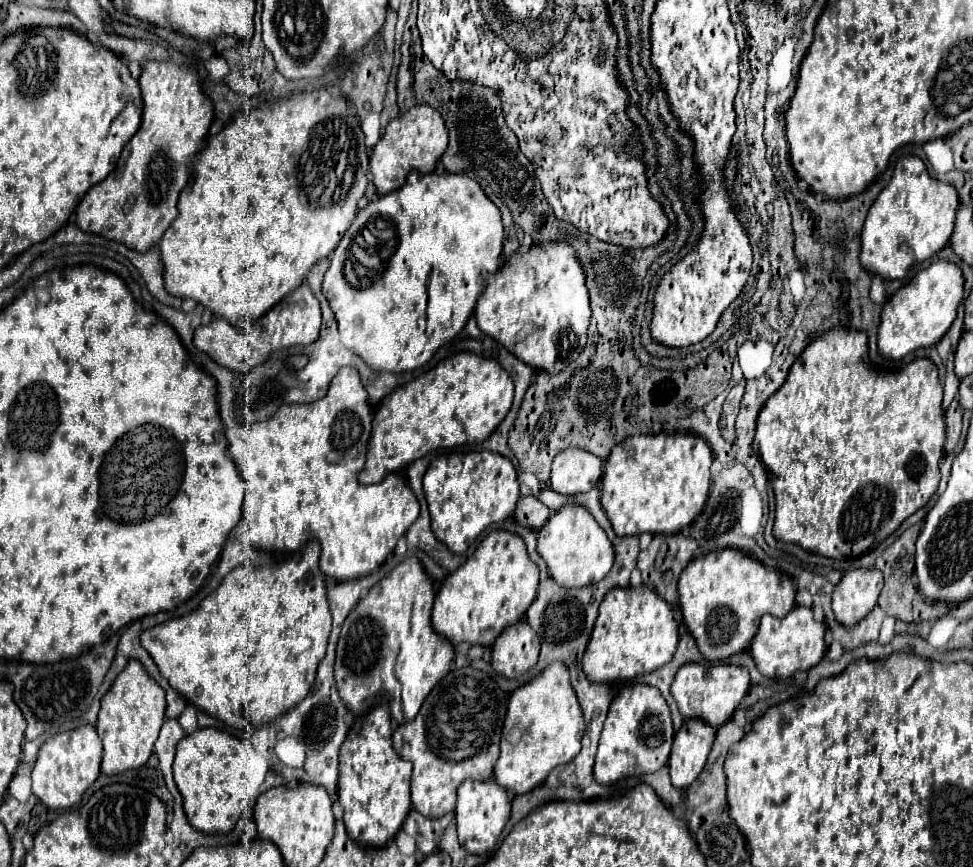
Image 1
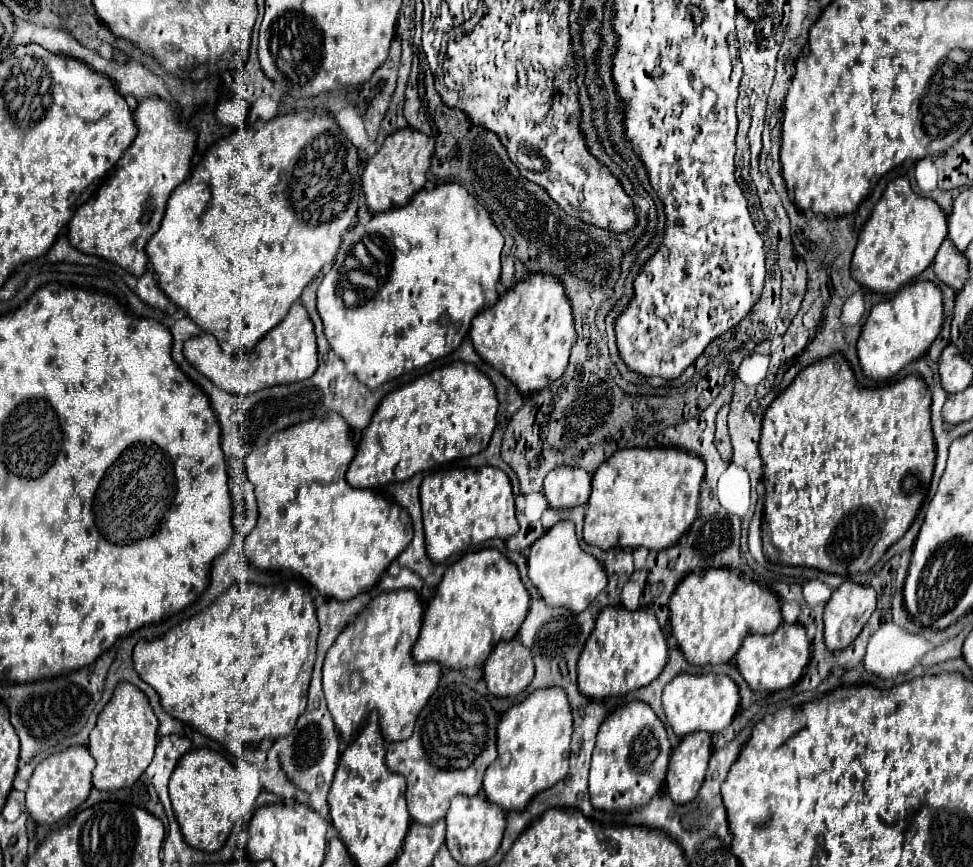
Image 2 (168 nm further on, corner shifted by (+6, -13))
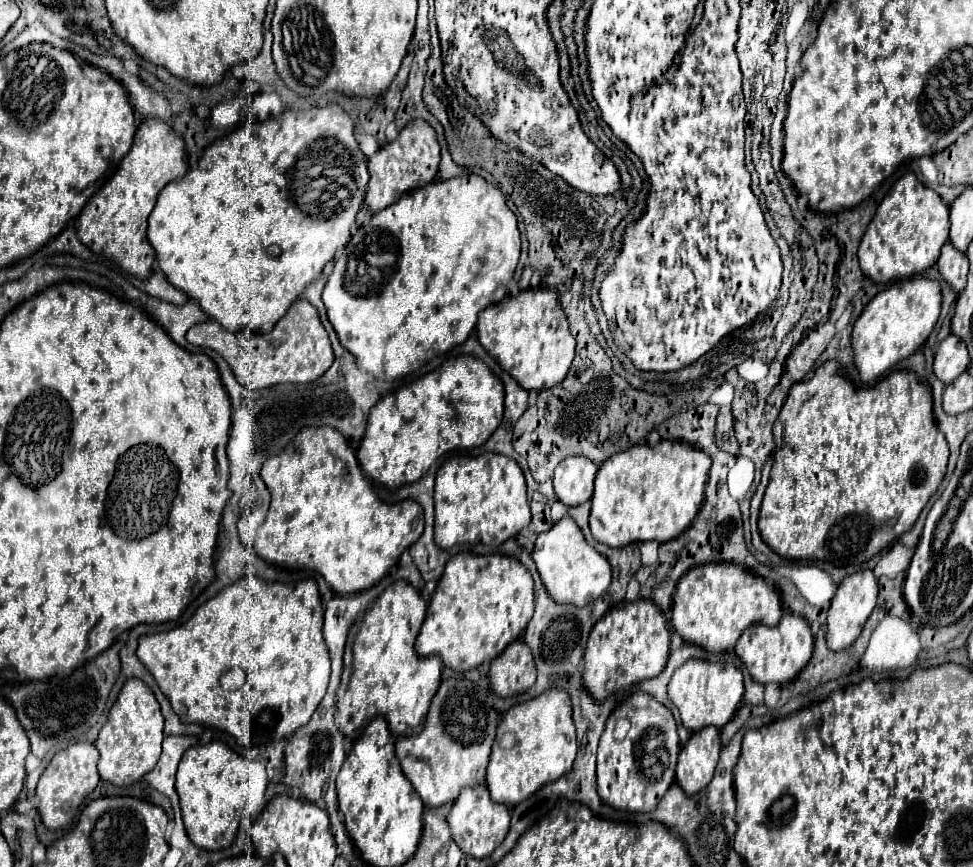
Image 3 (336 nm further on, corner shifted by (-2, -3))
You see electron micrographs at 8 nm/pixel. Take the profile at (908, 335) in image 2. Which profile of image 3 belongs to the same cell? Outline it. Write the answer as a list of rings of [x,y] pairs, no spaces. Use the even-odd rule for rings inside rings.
[[[920,276],[898,280],[890,288],[878,292],[864,306],[852,326],[850,346],[860,378],[864,382],[872,382],[896,362],[918,352],[936,326],[936,320],[940,316],[940,304],[940,284],[936,280]]]

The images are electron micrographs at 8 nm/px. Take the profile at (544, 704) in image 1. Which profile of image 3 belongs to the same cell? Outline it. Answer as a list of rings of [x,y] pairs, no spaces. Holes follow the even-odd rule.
[[[546,690],[538,698],[512,706],[502,722],[492,746],[486,786],[494,802],[516,806],[530,798],[538,788],[572,770],[576,758],[576,730],[572,722],[570,698],[562,690]]]

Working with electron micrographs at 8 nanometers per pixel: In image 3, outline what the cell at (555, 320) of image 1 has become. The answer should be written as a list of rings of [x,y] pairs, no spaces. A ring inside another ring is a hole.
[[[540,286],[538,290],[524,290],[518,296],[508,296],[502,302],[488,306],[486,310],[482,310],[480,318],[478,318],[478,338],[480,344],[486,348],[486,352],[510,374],[516,378],[516,382],[524,388],[524,390],[544,390],[544,388],[552,388],[556,384],[562,382],[562,378],[566,378],[572,358],[574,358],[574,338],[568,330],[568,322],[566,322],[566,314],[558,302],[558,294],[554,294],[554,290]]]

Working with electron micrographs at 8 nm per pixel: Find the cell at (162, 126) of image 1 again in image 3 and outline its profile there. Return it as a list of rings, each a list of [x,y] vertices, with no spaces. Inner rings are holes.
[[[142,122],[134,136],[130,152],[124,156],[116,176],[96,192],[82,214],[78,216],[78,238],[92,252],[110,258],[126,274],[144,280],[152,272],[154,248],[146,238],[148,216],[154,208],[156,196],[172,180],[182,178],[188,172],[184,142],[166,122]]]

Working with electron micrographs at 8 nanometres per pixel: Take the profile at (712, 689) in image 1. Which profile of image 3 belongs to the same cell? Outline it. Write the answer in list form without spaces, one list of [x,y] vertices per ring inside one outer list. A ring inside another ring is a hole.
[[[688,660],[672,676],[668,684],[668,698],[676,704],[682,724],[696,732],[706,726],[722,728],[734,716],[744,694],[742,672],[734,664],[720,664],[708,660]]]

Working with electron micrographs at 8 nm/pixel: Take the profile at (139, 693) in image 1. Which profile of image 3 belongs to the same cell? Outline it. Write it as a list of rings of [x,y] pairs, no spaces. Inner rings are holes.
[[[140,678],[126,680],[118,700],[110,708],[108,722],[102,726],[100,736],[96,740],[96,748],[100,752],[102,780],[114,786],[128,786],[138,782],[144,774],[148,774],[160,758],[160,748],[164,740],[162,730],[164,718],[152,690]]]

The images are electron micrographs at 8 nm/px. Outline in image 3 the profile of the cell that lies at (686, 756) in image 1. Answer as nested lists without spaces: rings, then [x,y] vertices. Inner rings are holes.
[[[714,726],[694,732],[682,746],[678,756],[676,782],[686,794],[698,794],[704,786],[708,786],[714,776],[720,750],[720,730]]]

